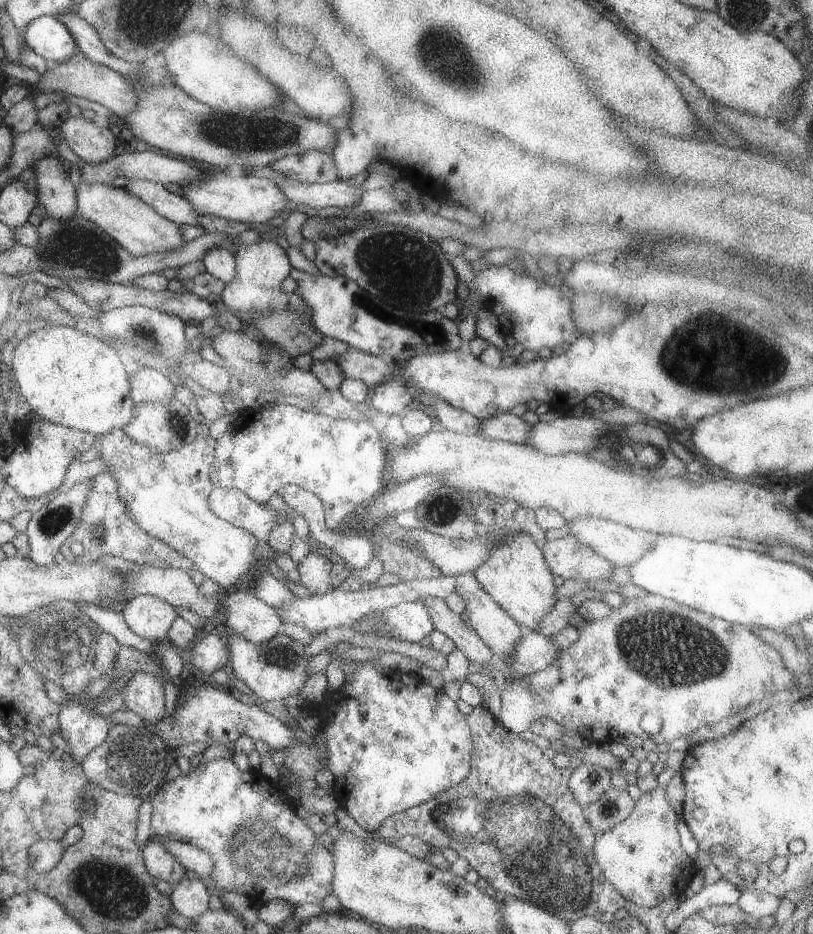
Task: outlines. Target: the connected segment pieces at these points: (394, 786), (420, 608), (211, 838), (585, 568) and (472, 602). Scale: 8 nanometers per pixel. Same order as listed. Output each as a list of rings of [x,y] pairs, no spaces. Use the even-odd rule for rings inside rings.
[[[365,661],[357,662],[355,666],[355,672],[345,676],[347,684],[337,689],[343,698],[335,704],[335,718],[329,718],[329,722],[321,726],[321,738],[325,739],[323,750],[315,740],[310,744],[295,740],[282,751],[283,766],[289,773],[303,779],[313,779],[316,772],[327,768],[333,774],[335,784],[347,790],[347,812],[344,814],[349,814],[363,831],[373,836],[387,816],[421,804],[463,780],[470,771],[473,745],[466,716],[459,712],[455,701],[449,699],[442,689],[427,686],[415,671],[409,674],[397,672],[399,676],[379,676],[380,667],[375,668]]]
[[[419,600],[396,604],[379,616],[389,626],[391,636],[399,640],[417,643],[433,630],[428,608]]]
[[[218,757],[196,767],[188,767],[188,773],[179,775],[170,783],[161,783],[150,800],[151,832],[157,837],[167,837],[174,841],[189,843],[206,850],[214,860],[209,880],[206,882],[217,892],[237,892],[249,894],[253,900],[284,900],[287,904],[299,906],[305,902],[320,904],[320,900],[332,892],[332,854],[325,848],[315,846],[315,834],[307,828],[304,820],[296,817],[295,803],[277,784],[273,784],[258,768],[248,768],[244,772],[237,769],[231,758]],[[329,864],[329,872],[317,872]]]
[[[569,534],[561,539],[542,541],[540,549],[552,574],[567,578],[567,580],[569,578],[571,580],[581,580],[581,582],[595,580],[599,576],[599,572],[601,572],[601,566],[603,566],[601,558],[591,547],[581,544],[574,536]]]
[[[471,572],[455,576],[454,592],[463,599],[464,610],[468,613],[470,628],[477,633],[477,636],[492,654],[498,656],[501,662],[506,664],[509,656],[512,656],[516,642],[522,635],[523,628],[481,588],[481,585],[476,581]]]

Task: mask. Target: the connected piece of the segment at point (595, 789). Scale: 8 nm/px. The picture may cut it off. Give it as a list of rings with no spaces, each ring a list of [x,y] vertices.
[[[581,763],[573,769],[567,782],[573,800],[577,801],[582,808],[595,802],[599,795],[611,786],[610,775],[607,769],[599,765]]]

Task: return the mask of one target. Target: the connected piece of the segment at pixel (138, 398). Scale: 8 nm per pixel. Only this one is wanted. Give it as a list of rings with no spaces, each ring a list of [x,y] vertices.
[[[139,366],[128,380],[130,396],[135,406],[141,403],[166,403],[175,399],[179,390],[167,377],[151,367]]]

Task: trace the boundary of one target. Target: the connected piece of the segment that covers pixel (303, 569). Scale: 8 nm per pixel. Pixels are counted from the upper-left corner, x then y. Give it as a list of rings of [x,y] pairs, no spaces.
[[[309,553],[301,562],[297,563],[299,582],[311,594],[321,594],[321,592],[327,592],[331,588],[329,568],[332,567],[327,562],[323,562],[327,558],[313,558],[313,555],[313,553]]]

